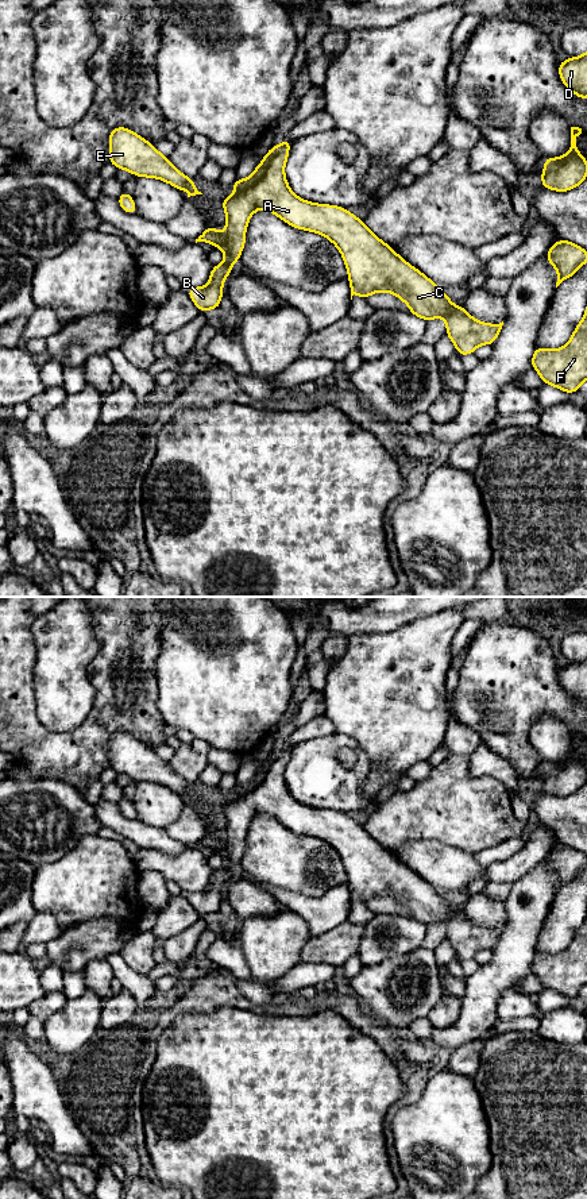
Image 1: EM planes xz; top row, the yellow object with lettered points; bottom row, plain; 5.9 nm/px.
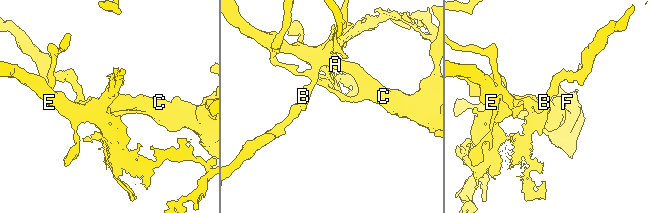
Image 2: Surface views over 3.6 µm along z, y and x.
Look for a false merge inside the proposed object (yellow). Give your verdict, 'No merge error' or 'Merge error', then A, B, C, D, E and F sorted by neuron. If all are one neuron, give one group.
No merge error. Groups: A B C D E F

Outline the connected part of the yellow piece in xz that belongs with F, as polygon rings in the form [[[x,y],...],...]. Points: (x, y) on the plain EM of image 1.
[[[587,913],[564,952],[557,955],[536,952],[532,972],[545,990],[556,991],[565,998],[578,998],[579,991],[587,986]]]

